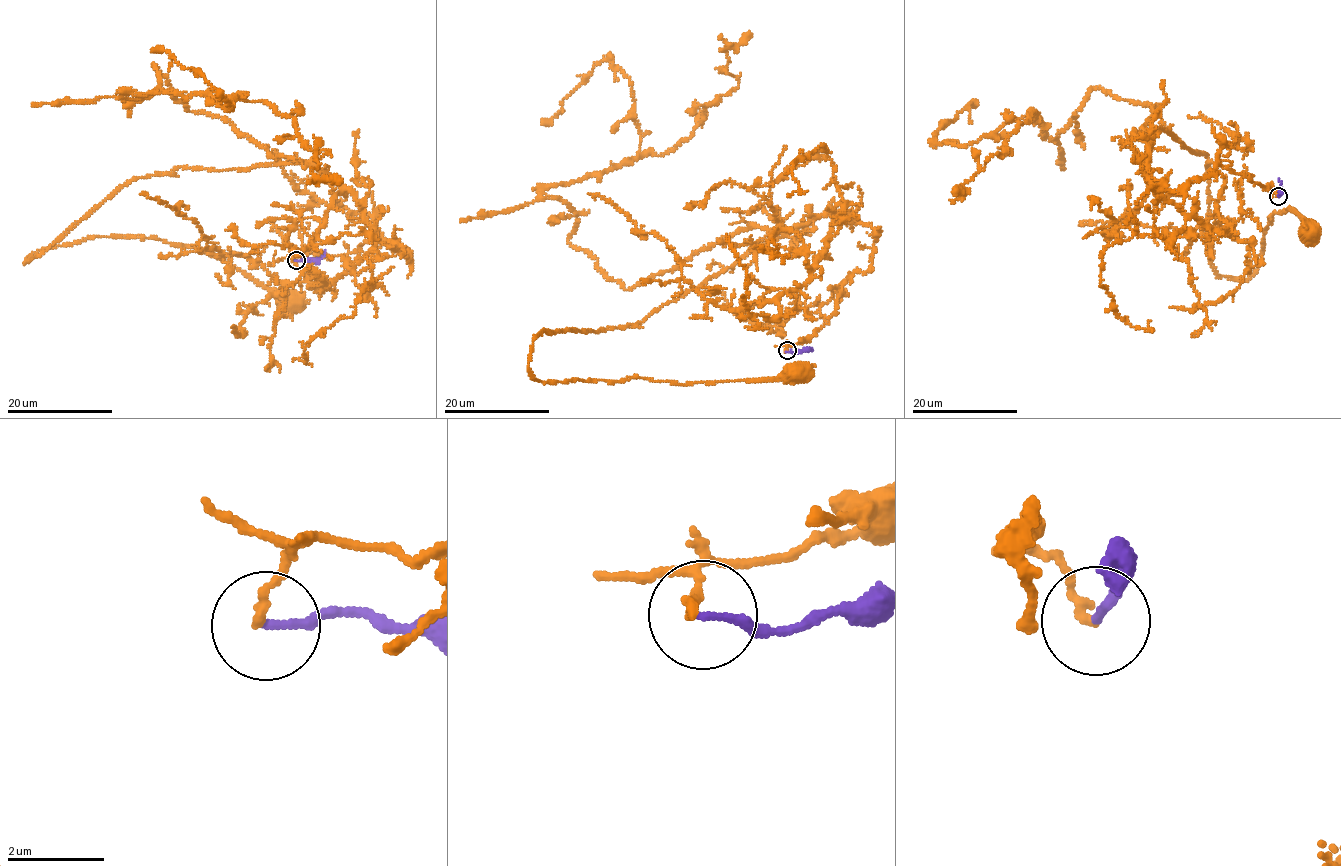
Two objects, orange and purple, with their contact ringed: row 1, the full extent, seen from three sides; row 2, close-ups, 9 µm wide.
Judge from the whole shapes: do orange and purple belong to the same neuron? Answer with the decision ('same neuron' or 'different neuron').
different neuron

